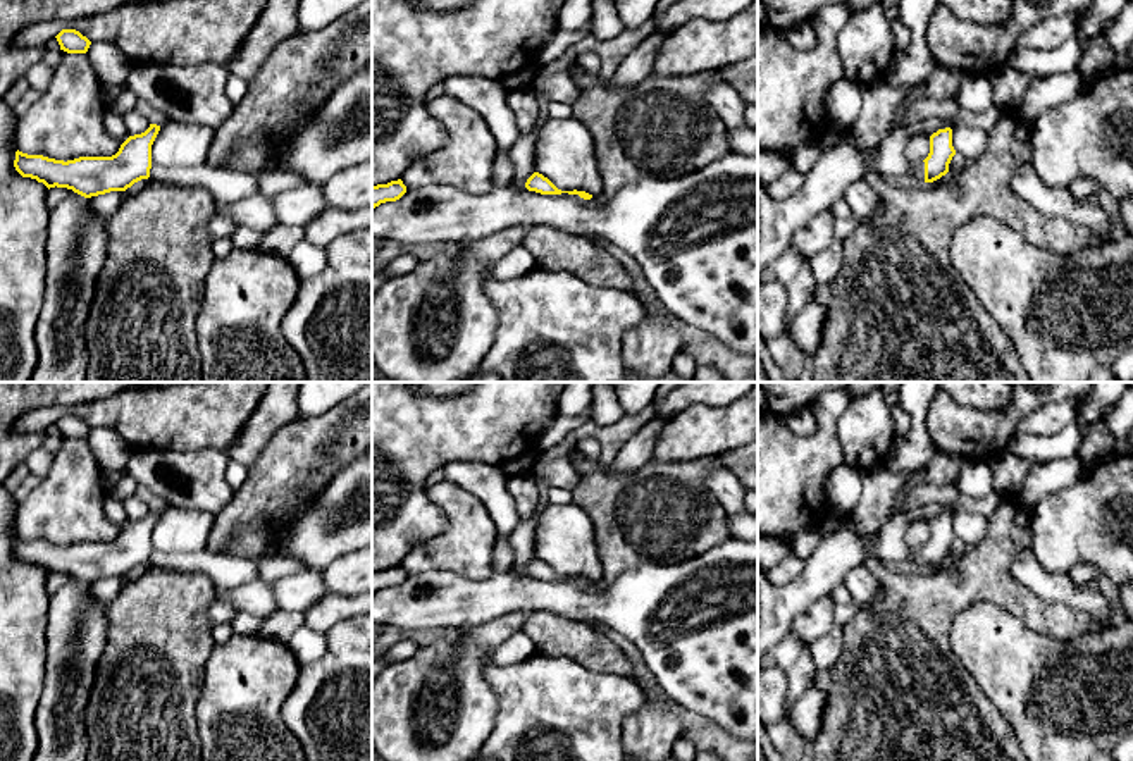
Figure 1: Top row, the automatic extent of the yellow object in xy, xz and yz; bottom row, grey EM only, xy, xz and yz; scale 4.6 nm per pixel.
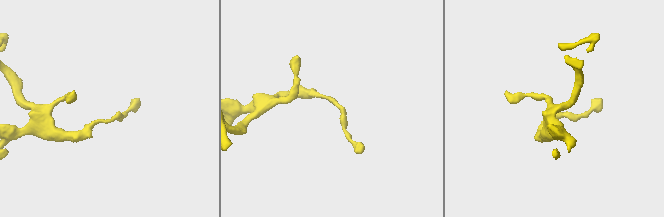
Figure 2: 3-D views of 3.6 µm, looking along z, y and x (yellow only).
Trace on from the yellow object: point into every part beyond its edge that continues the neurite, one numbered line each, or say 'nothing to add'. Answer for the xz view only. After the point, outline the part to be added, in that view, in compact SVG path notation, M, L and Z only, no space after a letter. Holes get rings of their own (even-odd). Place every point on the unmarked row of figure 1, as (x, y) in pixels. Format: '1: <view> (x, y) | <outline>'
1: xz (522, 538) | M530 517L527 520L520 520L517 529L508 535L511 548L515 551L515 561L511 565L510 573L517 577L525 577L527 565L536 558L534 551L534 535L537 530L537 518Z

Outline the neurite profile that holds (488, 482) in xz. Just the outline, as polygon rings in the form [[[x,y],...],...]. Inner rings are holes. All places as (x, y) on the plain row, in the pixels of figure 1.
[[[460,460],[444,465],[441,472],[444,480],[460,486],[482,501],[498,535],[508,537],[517,529],[520,517],[508,492],[508,475],[501,465]]]

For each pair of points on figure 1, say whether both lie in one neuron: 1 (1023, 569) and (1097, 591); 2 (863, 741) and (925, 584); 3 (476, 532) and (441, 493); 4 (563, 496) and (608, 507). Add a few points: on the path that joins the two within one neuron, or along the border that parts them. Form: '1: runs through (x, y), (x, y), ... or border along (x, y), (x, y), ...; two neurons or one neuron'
1: runs through (1042, 582), (1070, 594), (1078, 594); one neuron
2: runs through (896, 701), (897, 648), (911, 624); one neuron
3: runs through (467, 522), (451, 503); one neuron
4: border along (570, 491), (572, 501); two neurons

